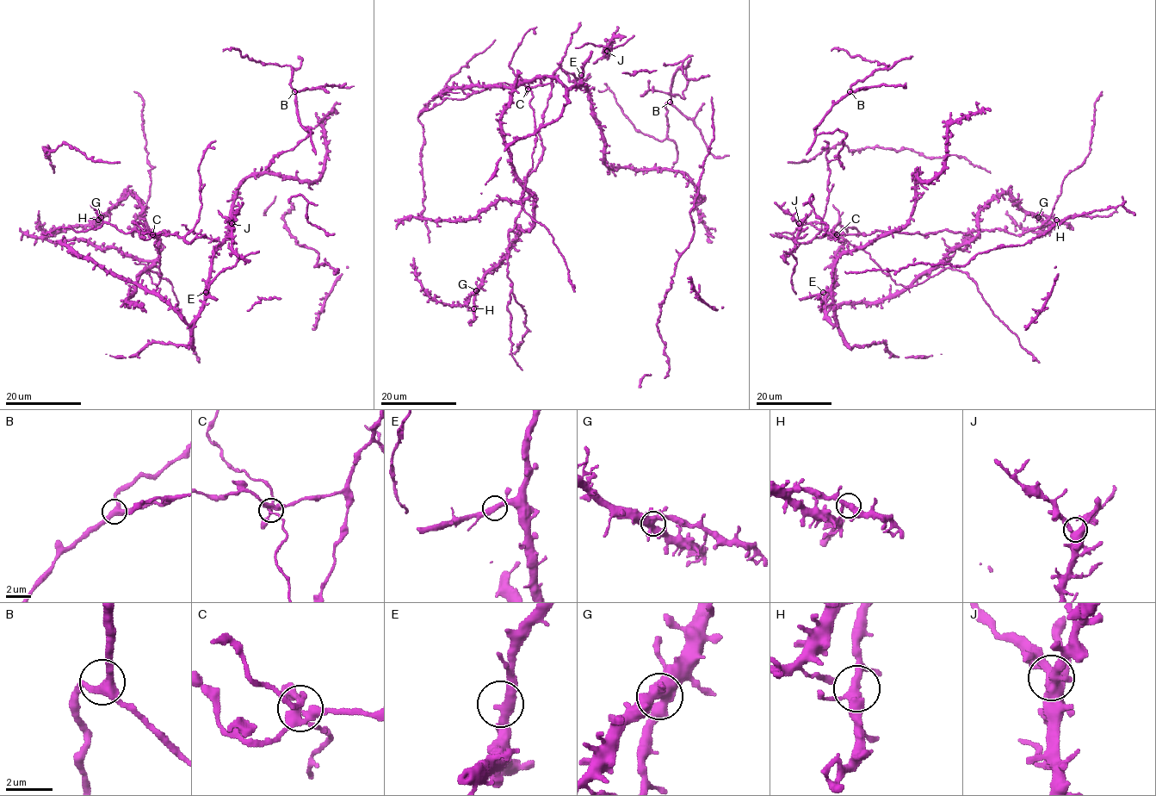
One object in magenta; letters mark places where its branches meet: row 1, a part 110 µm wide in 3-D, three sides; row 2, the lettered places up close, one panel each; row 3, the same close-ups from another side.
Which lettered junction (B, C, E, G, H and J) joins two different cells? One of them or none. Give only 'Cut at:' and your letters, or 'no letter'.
Cut at: C

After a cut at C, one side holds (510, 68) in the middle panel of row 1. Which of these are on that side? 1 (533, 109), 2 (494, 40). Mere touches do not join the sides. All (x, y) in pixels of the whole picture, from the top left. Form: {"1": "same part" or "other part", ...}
{"1": "same part", "2": "other part"}

